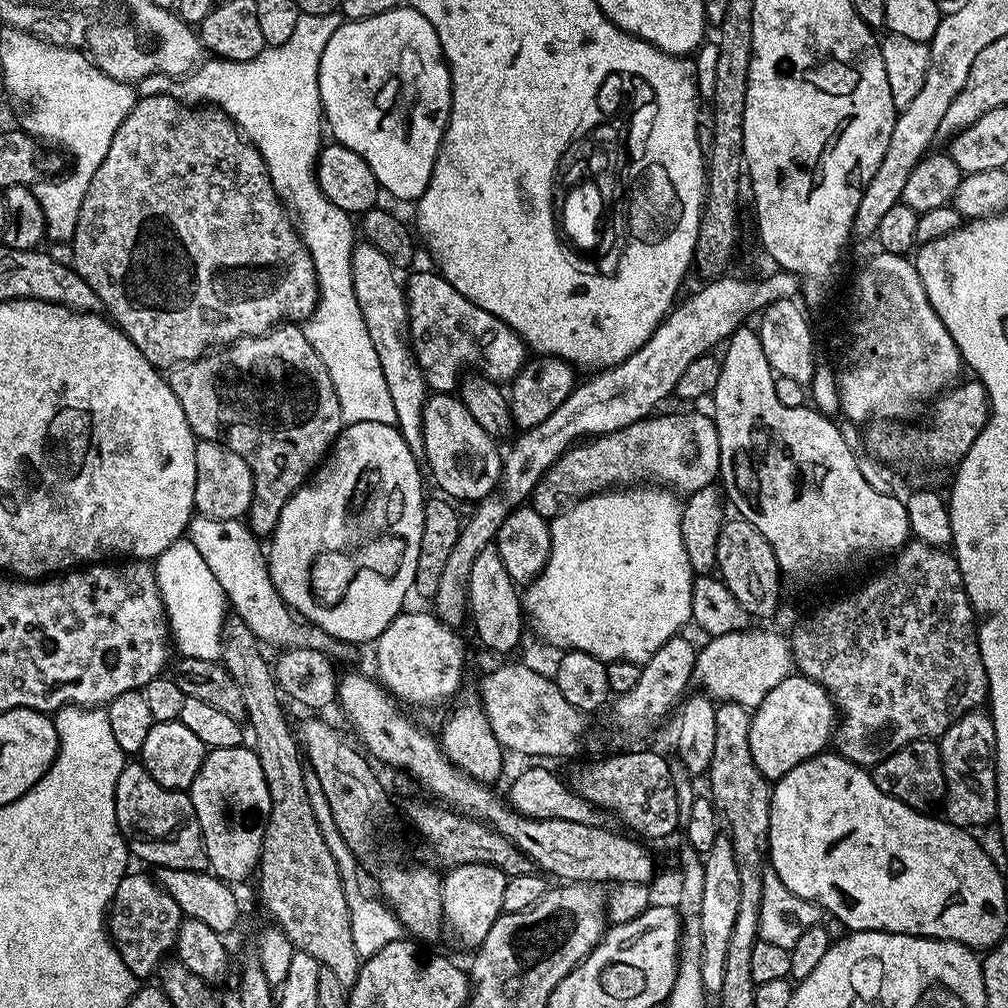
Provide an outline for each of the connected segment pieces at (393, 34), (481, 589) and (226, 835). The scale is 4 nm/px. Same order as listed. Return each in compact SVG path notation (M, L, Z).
M407 6L374 14L374 18L341 22L330 42L326 42L326 50L322 50L318 90L331 139L362 157L387 195L389 192L400 200L419 201L432 177L452 109L452 73L434 26L418 10Z
M495 546L484 548L474 559L467 590L470 624L472 620L477 638L492 652L514 651L520 644L524 628L526 632L526 616L522 611L522 596L518 585L507 573L505 563Z
M248 746L211 749L204 757L202 770L198 770L198 778L194 778L190 795L198 814L198 826L208 855L208 868L221 880L229 882L244 880L251 872L253 875L260 863L260 851L270 818L270 790L266 790L262 762L258 762L255 751Z

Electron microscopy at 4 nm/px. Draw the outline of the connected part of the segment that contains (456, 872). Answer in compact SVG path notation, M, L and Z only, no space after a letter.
M468 864L449 867L442 880L442 902L447 927L452 927L460 944L469 950L479 948L490 926L502 915L502 897L509 876L490 864Z

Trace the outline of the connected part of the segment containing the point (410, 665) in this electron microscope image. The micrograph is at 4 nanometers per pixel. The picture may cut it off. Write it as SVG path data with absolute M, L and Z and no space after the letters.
M401 611L391 620L390 626L375 641L376 664L381 683L397 698L412 704L432 704L452 696L464 680L464 640L455 627L448 626L439 620L431 611Z

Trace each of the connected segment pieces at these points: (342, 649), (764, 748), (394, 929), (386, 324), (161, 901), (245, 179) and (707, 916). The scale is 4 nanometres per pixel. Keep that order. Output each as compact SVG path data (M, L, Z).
M197 513L188 524L187 535L217 579L235 615L242 619L261 643L278 646L277 649L280 650L318 650L331 654L340 662L355 658L357 649L353 645L345 644L344 641L326 634L318 625L307 623L306 631L302 630L298 624L300 622L291 614L269 576L267 557L261 541L253 535L245 521L214 519Z
M793 674L787 676L751 713L752 721L750 722L750 758L754 758L754 766L770 782L782 779L794 766L798 766L804 760L809 760L811 756L818 756L821 752L829 747L830 741L834 736L834 725L838 720L836 705L833 704L831 696L826 689L818 686L810 678Z
M307 764L303 768L303 778L305 779L306 794L309 795L310 808L314 812L314 818L318 823L318 828L325 839L326 846L329 847L330 854L333 855L338 866L339 876L342 878L343 893L346 896L348 913L351 916L351 933L354 939L355 949L358 950L362 958L367 958L377 953L382 947L389 945L403 937L404 931L401 922L396 914L381 899L376 900L366 896L360 888L360 878L358 876L359 861L356 855L346 844L345 838L338 831L335 825L334 814L331 813L330 802L326 799L326 794L322 791L318 774L314 768Z
M360 242L352 249L352 281L354 282L354 298L358 302L358 310L362 310L362 322L366 322L366 334L370 334L370 342L378 354L378 374L386 378L386 390L390 390L390 400L396 415L396 429L402 434L406 446L417 458L424 455L423 442L423 408L430 397L430 389L424 380L422 370L412 352L412 345L408 339L408 298L405 285L399 280L398 269L378 250L378 246L367 242Z
M132 870L122 878L112 899L112 907L108 910L106 923L108 935L133 977L148 976L151 972L153 975L164 963L175 949L181 919L178 902L174 902L174 898L170 898L170 894L162 890L151 875L143 876Z
M140 96L125 121L118 126L106 158L103 158L86 190L70 248L72 267L88 283L90 290L98 294L103 311L111 317L117 328L124 331L130 342L134 342L138 350L142 350L144 357L161 370L171 370L178 364L196 360L225 344L233 344L244 336L261 336L285 322L303 322L311 316L320 299L312 256L296 231L289 209L274 190L262 154L219 108L184 104L172 96Z
M721 834L710 846L708 852L703 853L705 873L703 875L703 895L700 912L701 926L701 970L702 984L708 994L718 994L722 990L722 981L726 974L726 950L730 946L730 934L734 931L734 921L738 919L738 902L742 902L742 880L738 878L738 862L734 858L732 839L727 834Z

